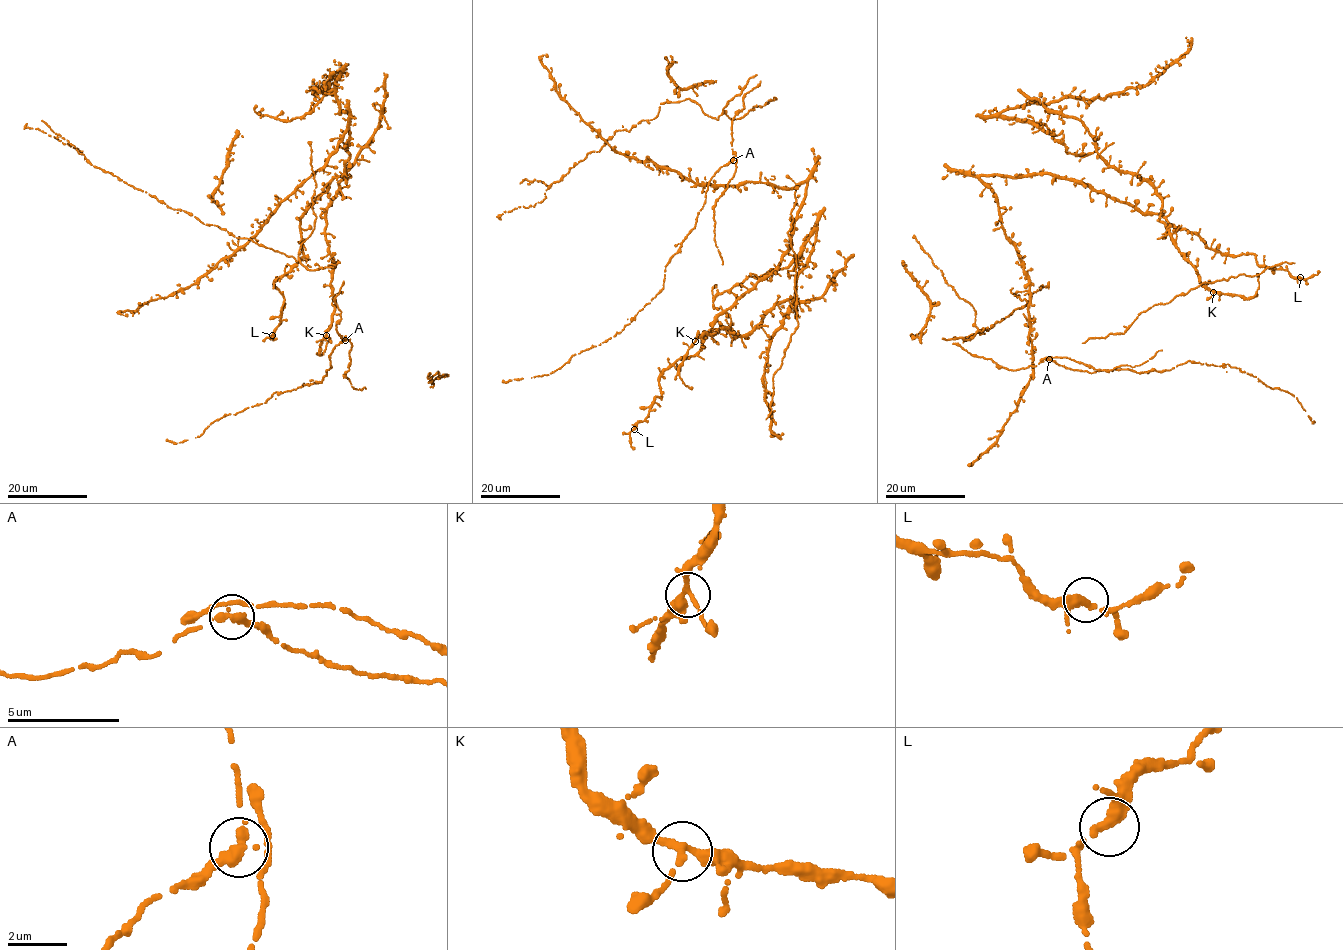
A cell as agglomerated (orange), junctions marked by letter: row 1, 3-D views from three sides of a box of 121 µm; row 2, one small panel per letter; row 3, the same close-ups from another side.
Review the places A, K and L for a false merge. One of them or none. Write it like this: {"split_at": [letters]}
{"split_at": ["A"]}

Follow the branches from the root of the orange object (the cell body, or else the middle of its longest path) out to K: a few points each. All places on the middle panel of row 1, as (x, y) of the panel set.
K: (734, 337), (730, 325), (729, 329), (717, 329), (716, 333), (707, 332), (695, 341)

